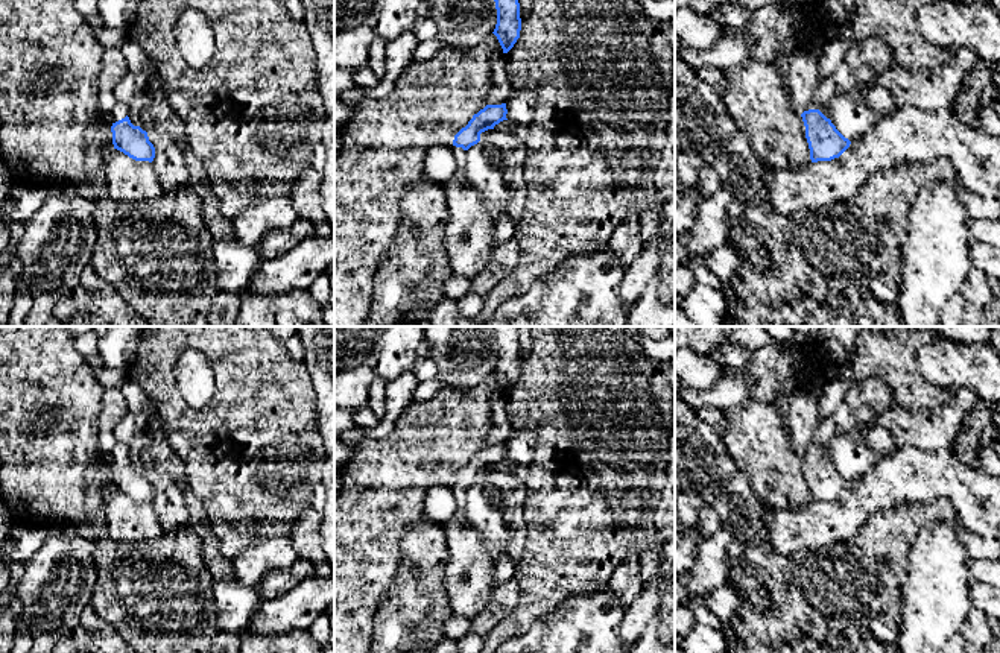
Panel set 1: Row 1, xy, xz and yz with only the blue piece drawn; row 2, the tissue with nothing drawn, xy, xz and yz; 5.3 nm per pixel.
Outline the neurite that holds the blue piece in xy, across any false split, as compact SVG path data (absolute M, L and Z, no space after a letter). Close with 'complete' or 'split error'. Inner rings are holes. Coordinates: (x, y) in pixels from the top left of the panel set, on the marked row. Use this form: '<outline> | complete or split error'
M117 102L109 115L114 149L135 161L152 162L155 158L155 147L149 141L147 132L131 123L128 117L128 105Z | split error

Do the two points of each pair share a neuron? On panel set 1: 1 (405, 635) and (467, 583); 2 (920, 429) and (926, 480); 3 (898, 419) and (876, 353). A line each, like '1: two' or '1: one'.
1: two
2: two
3: two

